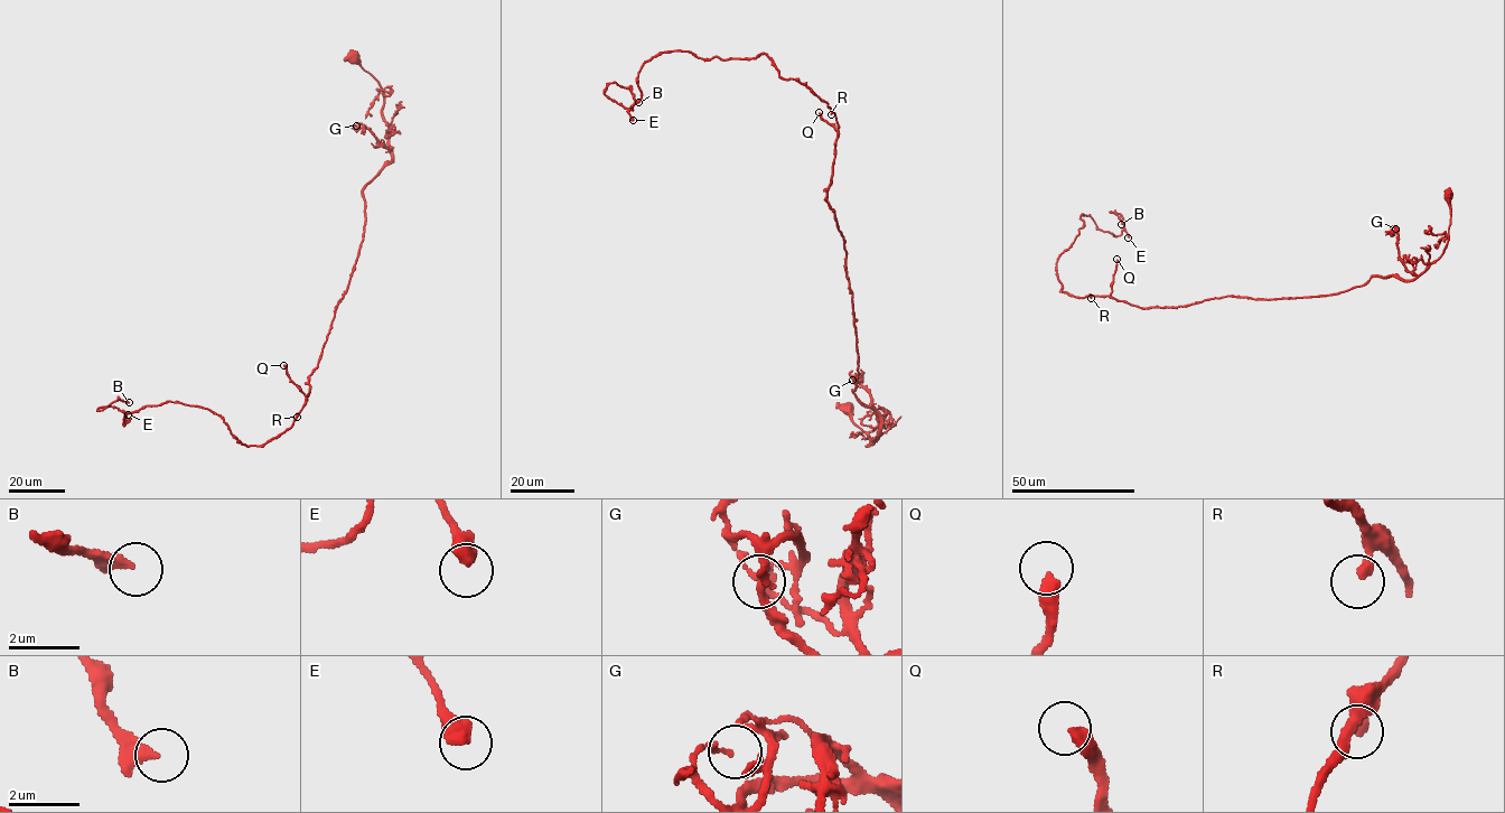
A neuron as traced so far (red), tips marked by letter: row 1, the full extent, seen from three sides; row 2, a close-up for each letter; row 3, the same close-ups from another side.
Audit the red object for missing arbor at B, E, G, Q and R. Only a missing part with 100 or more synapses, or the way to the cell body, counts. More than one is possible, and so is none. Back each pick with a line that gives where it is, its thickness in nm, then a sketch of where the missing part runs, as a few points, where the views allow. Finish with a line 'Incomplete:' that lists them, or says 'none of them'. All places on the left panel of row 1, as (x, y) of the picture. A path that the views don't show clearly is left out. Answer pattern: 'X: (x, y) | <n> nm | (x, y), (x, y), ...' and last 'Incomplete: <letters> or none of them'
Q: (283, 365) | 360 nm | (283, 365), (272, 334), (253, 335), (265, 273), (240, 252), (253, 123), (216, 124), (223, 145)
Incomplete: Q

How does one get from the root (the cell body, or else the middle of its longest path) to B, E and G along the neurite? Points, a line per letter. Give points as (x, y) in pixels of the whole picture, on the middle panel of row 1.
B: (848, 409), (870, 445), (833, 111), (764, 53), (657, 53), (633, 110), (604, 90), (638, 102)
E: (848, 409), (870, 445), (833, 111), (767, 54), (674, 50), (639, 68), (633, 120)
G: (848, 409), (870, 445), (879, 419), (869, 393), (852, 380)

